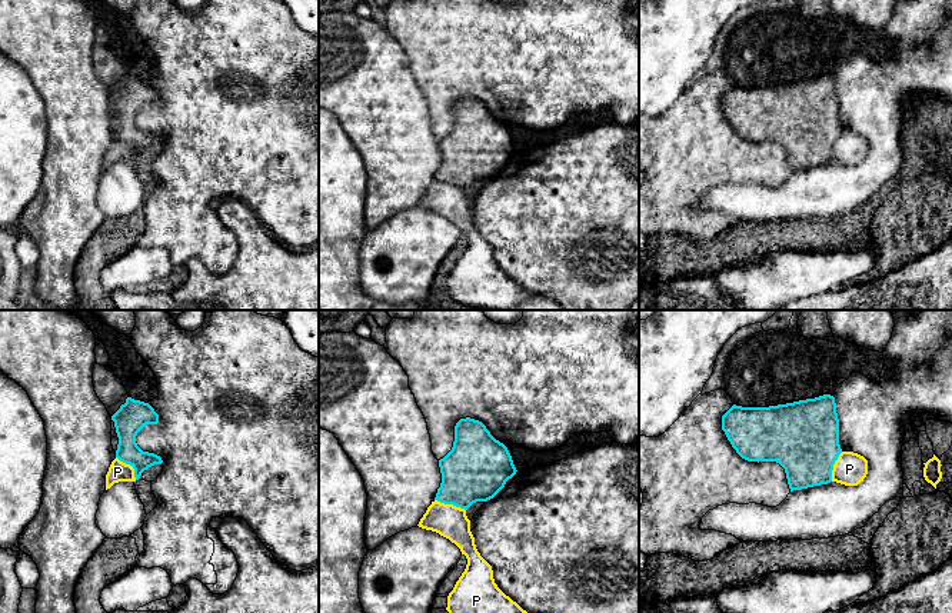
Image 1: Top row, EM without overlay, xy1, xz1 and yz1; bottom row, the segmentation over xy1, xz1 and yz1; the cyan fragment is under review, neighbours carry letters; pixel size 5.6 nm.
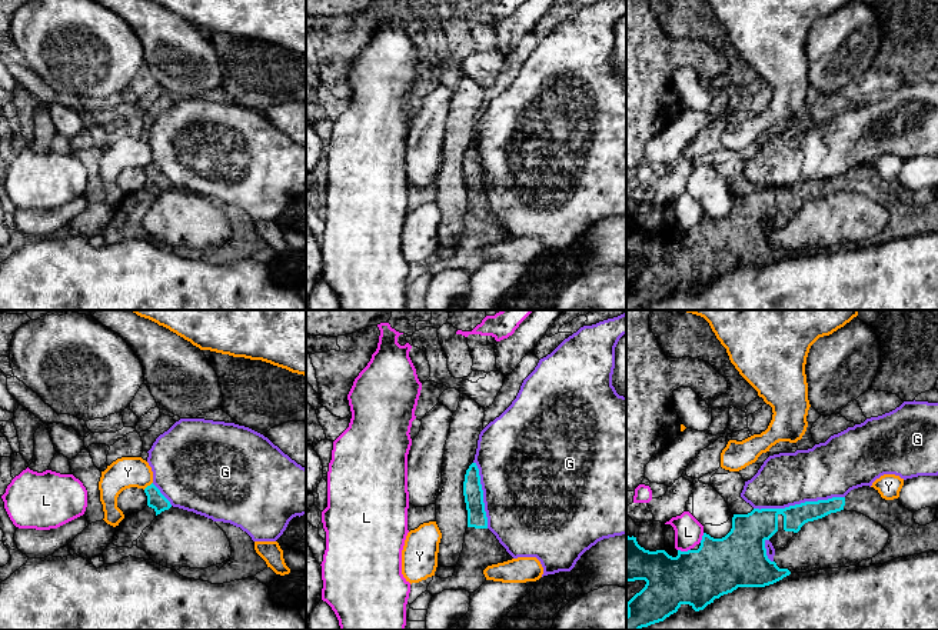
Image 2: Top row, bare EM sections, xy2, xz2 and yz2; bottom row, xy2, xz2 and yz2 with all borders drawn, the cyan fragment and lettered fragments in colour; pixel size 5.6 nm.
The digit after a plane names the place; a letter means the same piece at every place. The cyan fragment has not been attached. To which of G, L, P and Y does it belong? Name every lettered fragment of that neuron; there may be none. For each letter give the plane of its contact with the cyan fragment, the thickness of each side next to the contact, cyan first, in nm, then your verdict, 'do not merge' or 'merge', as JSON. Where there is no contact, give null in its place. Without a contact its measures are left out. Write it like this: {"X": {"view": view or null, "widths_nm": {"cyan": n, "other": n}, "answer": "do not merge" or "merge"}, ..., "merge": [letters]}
{"G": {"view": "yz2", "widths_nm": {"cyan": 180, "other": 320}, "answer": "do not merge"}, "L": {"view": "yz2", "widths_nm": {"cyan": 320, "other": 160}, "answer": "do not merge"}, "P": {"view": "xz1", "widths_nm": {"cyan": 360, "other": 190}, "answer": "do not merge"}, "Y": {"view": "xy2", "widths_nm": {"cyan": 100, "other": 180}, "answer": "do not merge"}, "merge": []}

